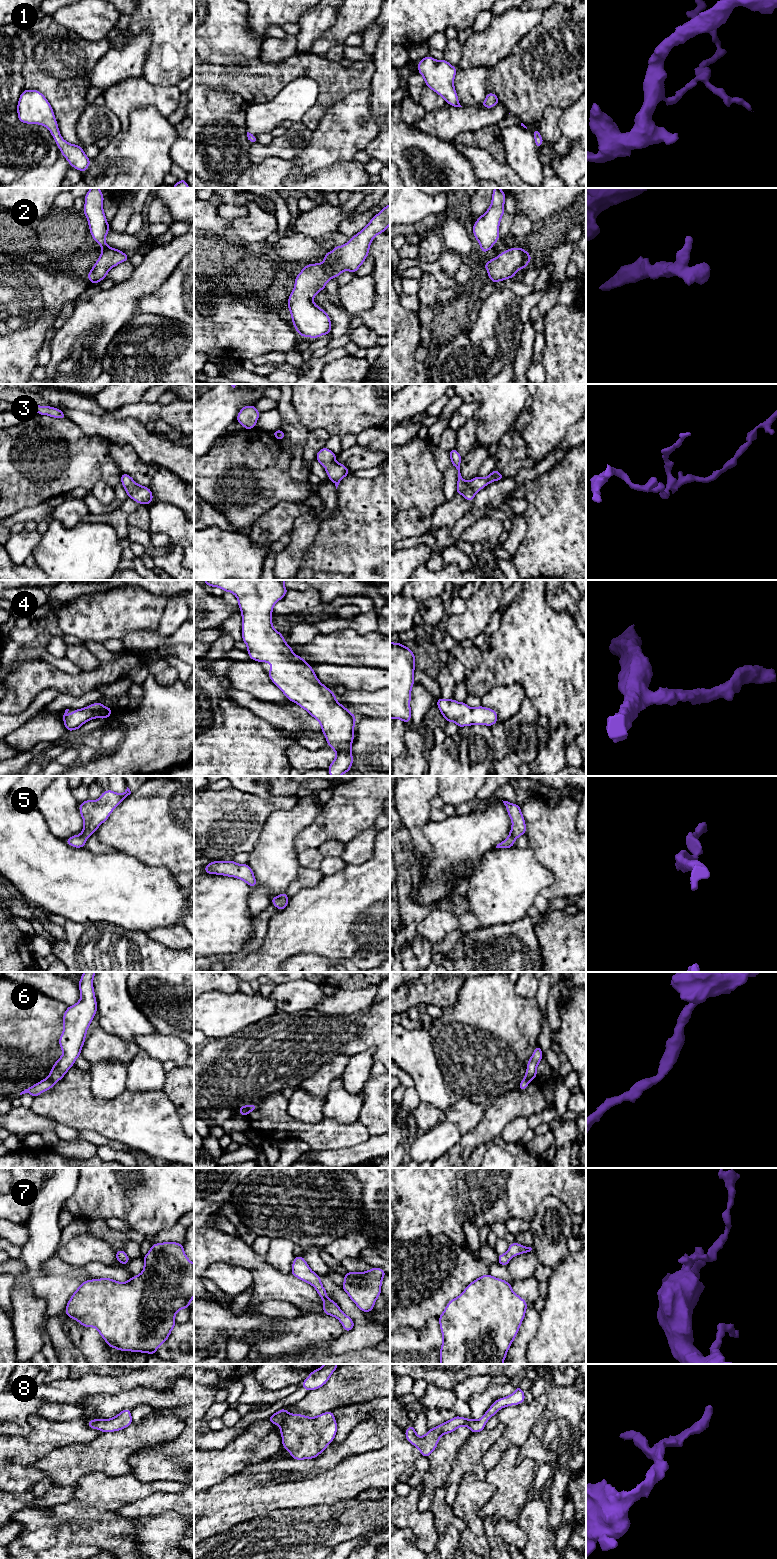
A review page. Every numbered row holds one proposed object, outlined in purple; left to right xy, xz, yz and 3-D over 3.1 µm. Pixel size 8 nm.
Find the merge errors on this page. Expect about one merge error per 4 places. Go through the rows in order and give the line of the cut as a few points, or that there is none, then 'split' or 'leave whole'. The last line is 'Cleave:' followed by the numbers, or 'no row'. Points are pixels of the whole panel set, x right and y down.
1: no cut; leave whole
2: no cut; leave whole
3: no cut; leave whole
4: no cut; leave whole
5: no cut; leave whole
6: no cut; leave whole
7: no cut; leave whole
8: no cut; leave whole
Cleave: no row

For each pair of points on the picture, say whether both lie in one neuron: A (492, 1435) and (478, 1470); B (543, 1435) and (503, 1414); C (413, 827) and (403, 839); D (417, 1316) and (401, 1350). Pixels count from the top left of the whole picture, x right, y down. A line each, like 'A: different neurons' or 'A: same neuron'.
A: same neuron
B: different neurons
C: different neurons
D: different neurons

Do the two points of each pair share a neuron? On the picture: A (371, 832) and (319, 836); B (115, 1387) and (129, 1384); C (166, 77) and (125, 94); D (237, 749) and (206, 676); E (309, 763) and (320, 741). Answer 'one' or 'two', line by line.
A: two
B: one
C: two
D: one
E: two

